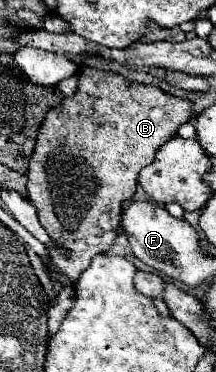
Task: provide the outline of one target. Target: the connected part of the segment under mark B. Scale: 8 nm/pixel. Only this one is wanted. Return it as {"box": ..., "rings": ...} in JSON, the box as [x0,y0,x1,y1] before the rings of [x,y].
{"box":[27,66,195,282],"rings":[[[81,66],[77,78],[77,92],[69,98],[63,98],[57,108],[47,112],[47,118],[39,128],[37,144],[27,170],[29,200],[35,204],[43,228],[59,246],[71,250],[71,254],[65,256],[51,248],[49,254],[53,266],[55,270],[65,272],[73,282],[77,282],[79,274],[89,266],[91,258],[107,252],[119,236],[121,214],[125,208],[123,202],[133,198],[141,168],[151,164],[159,146],[175,138],[179,126],[195,116],[191,100],[167,94],[153,84],[131,82],[117,72]]]}

